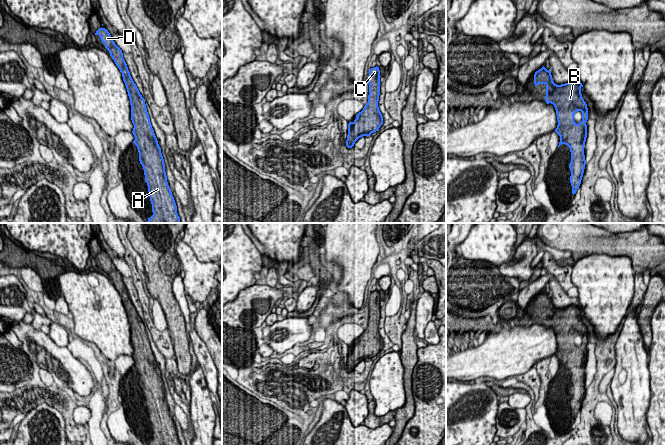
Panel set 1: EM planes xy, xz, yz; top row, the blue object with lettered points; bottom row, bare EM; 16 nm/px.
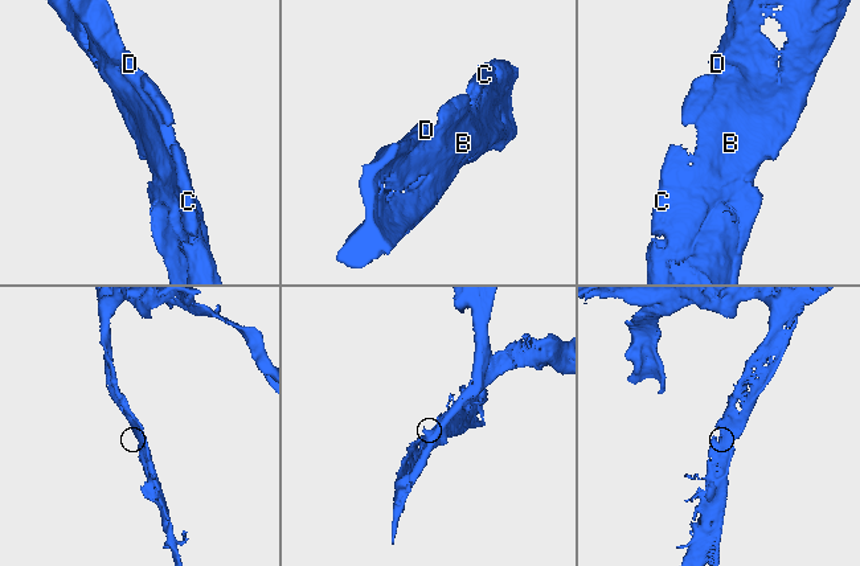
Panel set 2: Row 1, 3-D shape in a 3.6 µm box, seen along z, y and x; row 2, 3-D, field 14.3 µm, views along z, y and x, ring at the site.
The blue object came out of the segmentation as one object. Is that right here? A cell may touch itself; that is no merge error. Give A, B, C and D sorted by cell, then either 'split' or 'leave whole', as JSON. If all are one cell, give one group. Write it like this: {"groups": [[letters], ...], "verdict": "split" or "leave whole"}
{"groups": [["A", "B", "C", "D"]], "verdict": "leave whole"}

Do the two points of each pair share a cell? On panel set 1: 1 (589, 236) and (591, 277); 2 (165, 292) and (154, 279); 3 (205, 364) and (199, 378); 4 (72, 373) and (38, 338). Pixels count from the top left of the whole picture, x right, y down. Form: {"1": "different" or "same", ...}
{"1": "different", "2": "same", "3": "different", "4": "same"}

